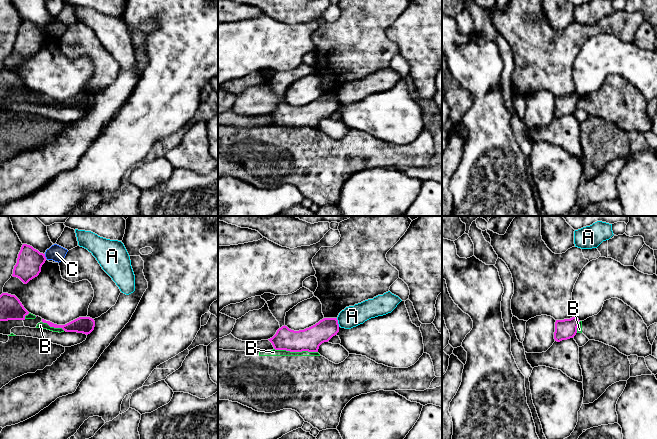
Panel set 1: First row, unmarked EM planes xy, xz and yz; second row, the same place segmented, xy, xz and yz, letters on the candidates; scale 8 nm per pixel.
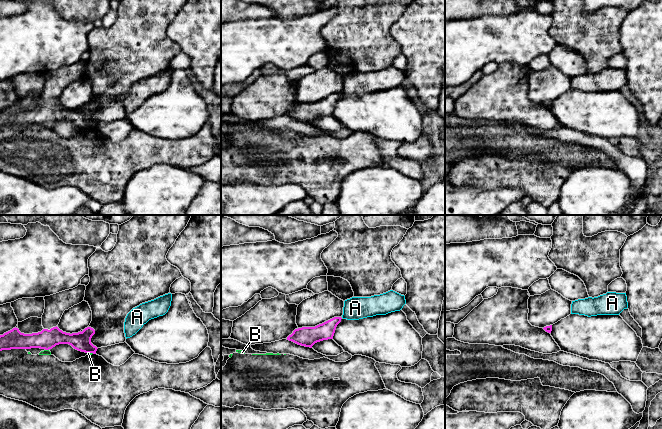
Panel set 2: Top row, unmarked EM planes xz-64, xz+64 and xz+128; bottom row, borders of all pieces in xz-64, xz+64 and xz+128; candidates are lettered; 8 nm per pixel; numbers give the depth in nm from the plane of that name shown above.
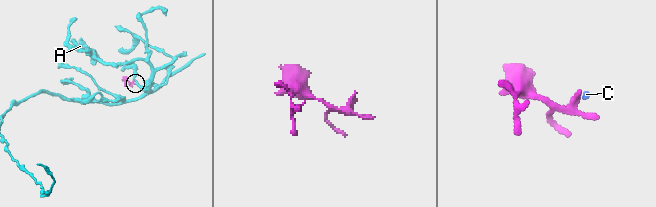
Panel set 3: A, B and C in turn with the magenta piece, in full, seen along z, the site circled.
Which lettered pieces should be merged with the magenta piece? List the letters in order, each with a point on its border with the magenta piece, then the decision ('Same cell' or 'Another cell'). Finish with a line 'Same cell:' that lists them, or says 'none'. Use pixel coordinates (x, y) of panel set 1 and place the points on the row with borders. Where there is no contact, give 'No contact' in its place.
A: Touches magenta at xz (337, 322). Another cell
B: Touches magenta at xz (296, 351). Another cell
C: Touches magenta at xy (44, 256). Another cell
Same cell: none

